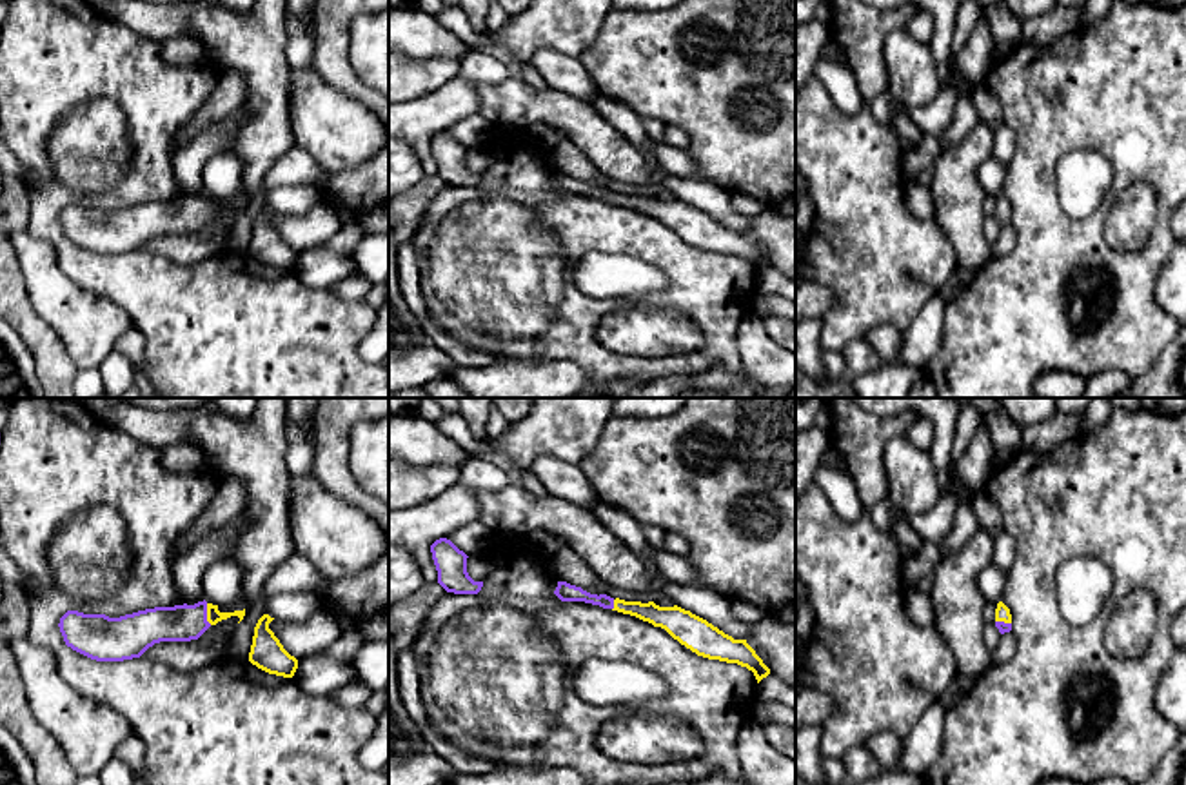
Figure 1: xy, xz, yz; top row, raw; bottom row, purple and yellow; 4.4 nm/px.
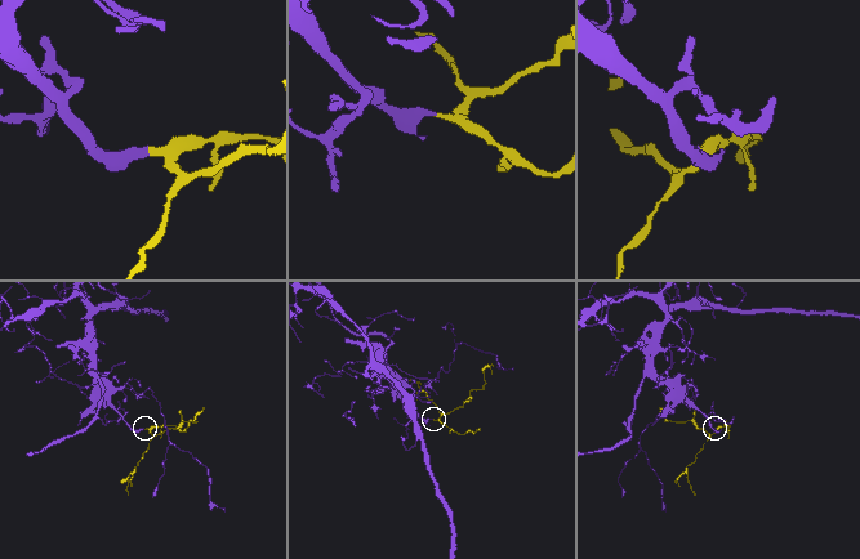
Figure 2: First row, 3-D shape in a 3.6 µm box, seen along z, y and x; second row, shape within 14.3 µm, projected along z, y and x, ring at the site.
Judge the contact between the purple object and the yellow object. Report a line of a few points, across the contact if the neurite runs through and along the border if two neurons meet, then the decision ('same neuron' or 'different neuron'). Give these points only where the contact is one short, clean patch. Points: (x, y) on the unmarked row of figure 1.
xy (184, 215), (206, 208), (213, 208) | same neuron

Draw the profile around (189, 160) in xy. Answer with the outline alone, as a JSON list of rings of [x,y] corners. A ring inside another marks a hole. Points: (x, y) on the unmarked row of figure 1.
[[[236,109],[227,120],[222,120],[205,131],[198,133],[174,154],[174,176],[187,198],[203,194],[202,171],[203,165],[216,154],[225,153],[242,122],[245,111]]]

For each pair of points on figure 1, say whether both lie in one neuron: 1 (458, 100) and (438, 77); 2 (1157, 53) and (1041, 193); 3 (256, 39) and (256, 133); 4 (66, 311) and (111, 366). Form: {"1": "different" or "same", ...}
{"1": "different", "2": "same", "3": "same", "4": "different"}

